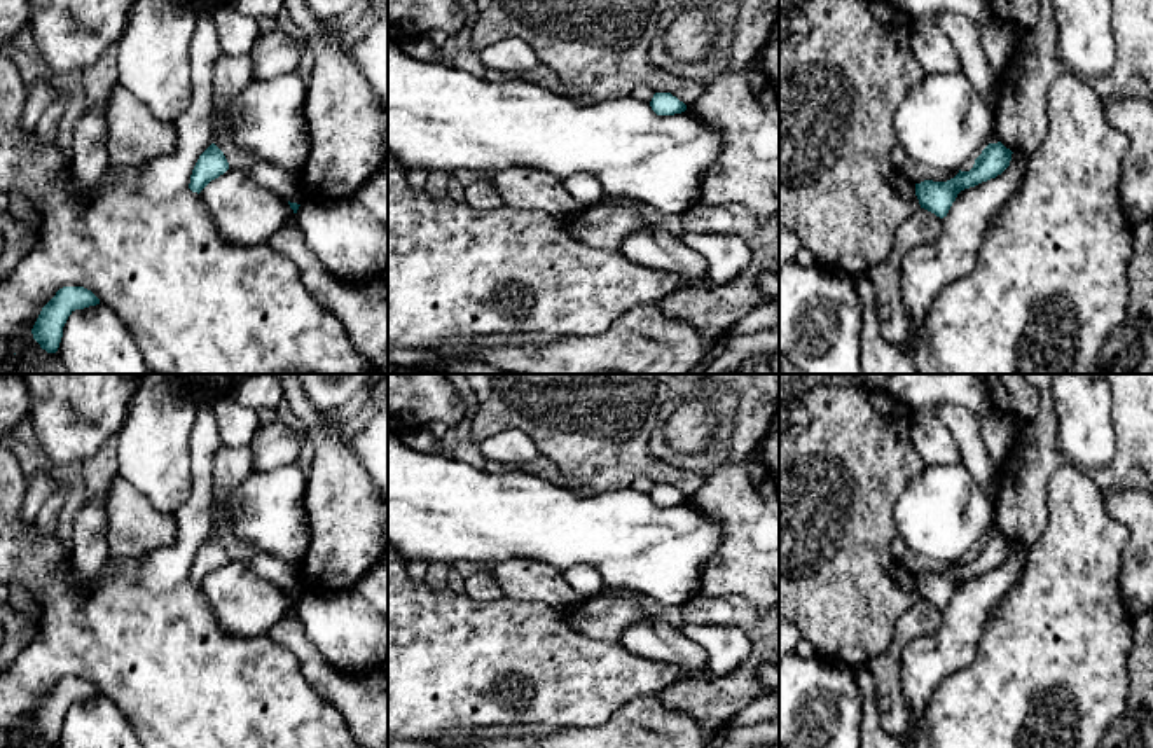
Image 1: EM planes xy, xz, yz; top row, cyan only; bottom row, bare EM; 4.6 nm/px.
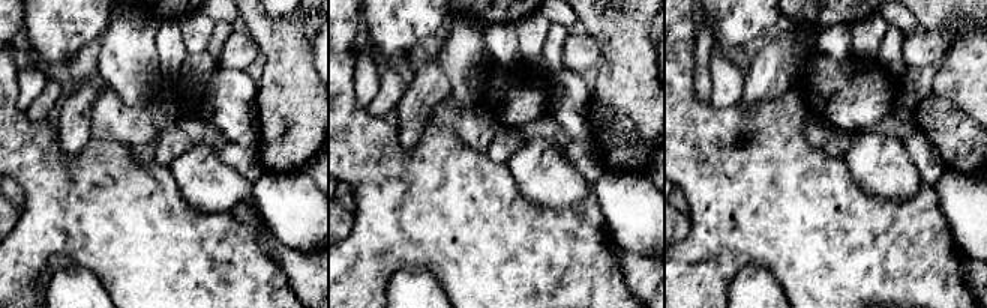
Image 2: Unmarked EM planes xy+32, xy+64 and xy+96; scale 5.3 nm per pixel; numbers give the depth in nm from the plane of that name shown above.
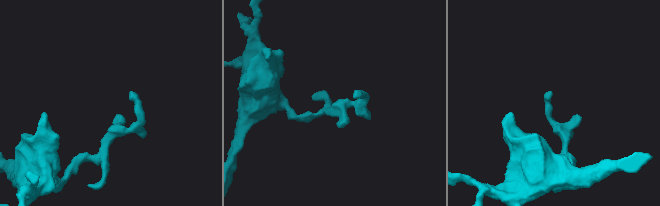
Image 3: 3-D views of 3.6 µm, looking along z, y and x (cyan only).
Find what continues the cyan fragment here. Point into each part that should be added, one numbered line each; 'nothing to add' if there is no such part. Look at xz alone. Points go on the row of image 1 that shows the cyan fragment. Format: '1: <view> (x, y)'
nothing to add

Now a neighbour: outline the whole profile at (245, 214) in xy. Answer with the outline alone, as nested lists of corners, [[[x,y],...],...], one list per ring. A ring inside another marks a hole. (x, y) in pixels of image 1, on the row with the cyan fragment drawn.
[[[229,168],[199,194],[218,236],[236,246],[264,245],[295,218],[288,201],[255,184],[246,170]]]

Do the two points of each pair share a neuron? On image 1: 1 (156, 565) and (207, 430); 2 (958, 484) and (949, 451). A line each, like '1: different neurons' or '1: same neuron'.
1: same neuron
2: different neurons

